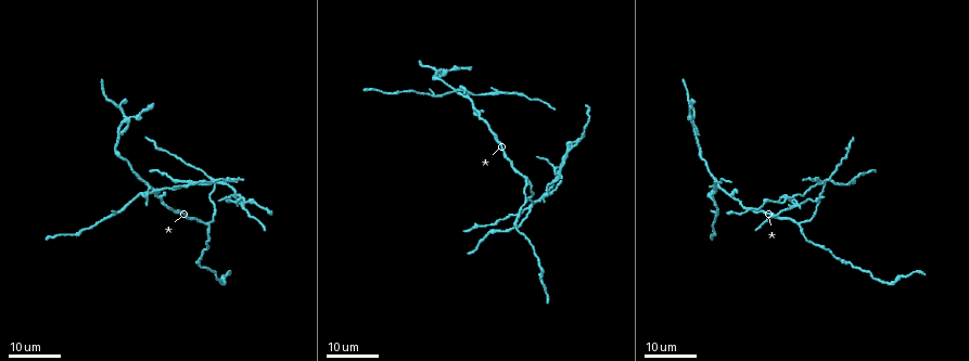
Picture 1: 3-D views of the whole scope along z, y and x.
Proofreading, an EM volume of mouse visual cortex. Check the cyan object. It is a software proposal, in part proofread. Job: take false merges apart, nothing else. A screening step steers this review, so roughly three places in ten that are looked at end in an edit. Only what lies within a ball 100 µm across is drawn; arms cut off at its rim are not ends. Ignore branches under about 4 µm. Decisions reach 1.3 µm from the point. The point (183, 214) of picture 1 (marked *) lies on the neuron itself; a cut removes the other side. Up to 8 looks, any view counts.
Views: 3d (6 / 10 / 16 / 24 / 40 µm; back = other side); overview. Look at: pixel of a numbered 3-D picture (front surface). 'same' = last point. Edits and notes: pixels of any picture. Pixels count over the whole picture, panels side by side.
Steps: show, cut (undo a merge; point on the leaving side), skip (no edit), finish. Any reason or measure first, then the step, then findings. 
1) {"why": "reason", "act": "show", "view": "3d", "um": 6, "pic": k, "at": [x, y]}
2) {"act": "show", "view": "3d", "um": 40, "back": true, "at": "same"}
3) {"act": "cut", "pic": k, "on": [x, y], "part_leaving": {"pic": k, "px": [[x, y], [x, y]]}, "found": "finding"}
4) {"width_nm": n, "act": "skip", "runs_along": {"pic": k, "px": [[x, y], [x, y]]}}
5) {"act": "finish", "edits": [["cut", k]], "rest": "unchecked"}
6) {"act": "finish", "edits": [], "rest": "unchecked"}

{"why": "side arm on a straight run", "act": "show", "view": "3d", "um": 16, "pic": 1, "at": [734, 200]}

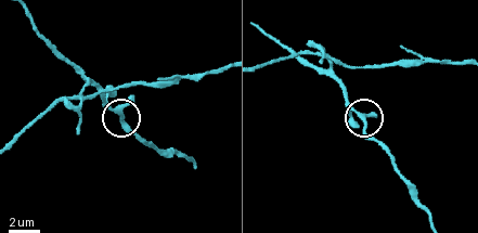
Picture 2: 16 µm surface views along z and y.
{"why": "closer look", "act": "show", "view": "3d", "um": 6, "pic": 2, "at": [122, 117]}

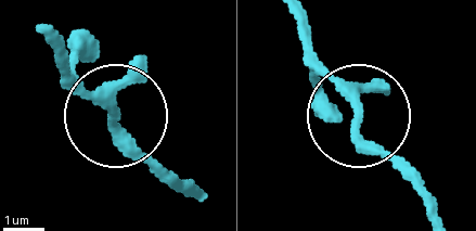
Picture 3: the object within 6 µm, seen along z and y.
{"arms": 3, "act": "skip", "runs_along": {"pic": 3, "px": [[437, 212], [364, 139], [350, 98], [306, 49]]}, "found": "one neuron here"}

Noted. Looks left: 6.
{"why": "three-way junction", "act": "show", "view": "3d", "um": 24, "pic": 1, "at": [210, 224]}

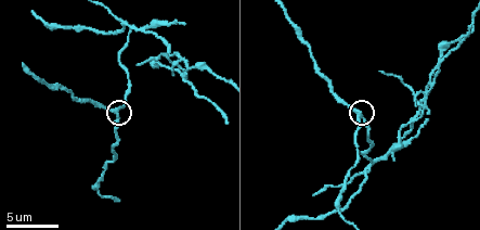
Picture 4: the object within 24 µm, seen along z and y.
{"why": "closer look", "act": "show", "view": "3d", "um": 10, "pic": 4, "at": [116, 111]}

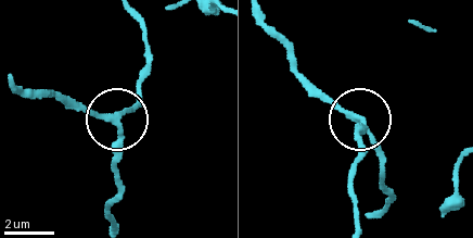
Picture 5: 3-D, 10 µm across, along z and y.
{"side_arm_um": 34, "act": "skip", "runs_along": {"pic": 5, "px": [[13, 84], [50, 88], [115, 122], [117, 179]]}, "found": "continuous, no second neuron"}

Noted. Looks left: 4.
{"why": "three-way junction", "act": "show", "view": "3d", "um": 16, "pic": 4, "at": [127, 25]}

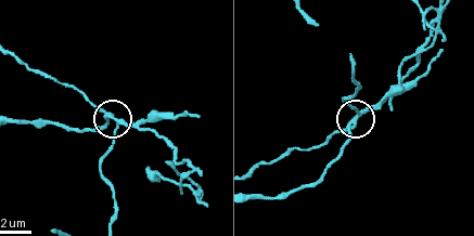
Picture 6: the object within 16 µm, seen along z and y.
{"side_arm_um": 19, "act": "cut", "pic": 6, "on": [128, 123], "part_leaving": {"pic": 6, "px": [[112, 115], [143, 125], [162, 135], [178, 158], [195, 171]]}, "found": "a second neuron is stuck on"}

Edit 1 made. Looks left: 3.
{"act": "show", "view": "3d", "um": 24, "pic": 1, "at": [127, 120]}

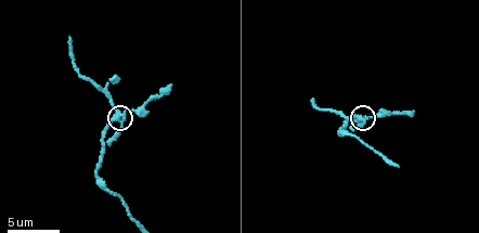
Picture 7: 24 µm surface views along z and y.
{"why": "zoom in", "act": "show", "view": "3d", "um": 10, "pic": 7, "at": [122, 114]}

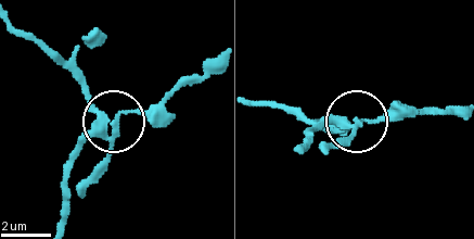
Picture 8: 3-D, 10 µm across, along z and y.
{"width_nm": 270, "act": "cut", "pic": 8, "on": [94, 171], "part_leaving": {"pic": 8, "px": [[111, 138], [124, 115], [161, 105], [217, 60]]}, "found": "two neurons meet here"}

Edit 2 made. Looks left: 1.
{"act": "finish", "edits": [["cut", 6], ["cut", 8]], "rest": "unchecked"}

